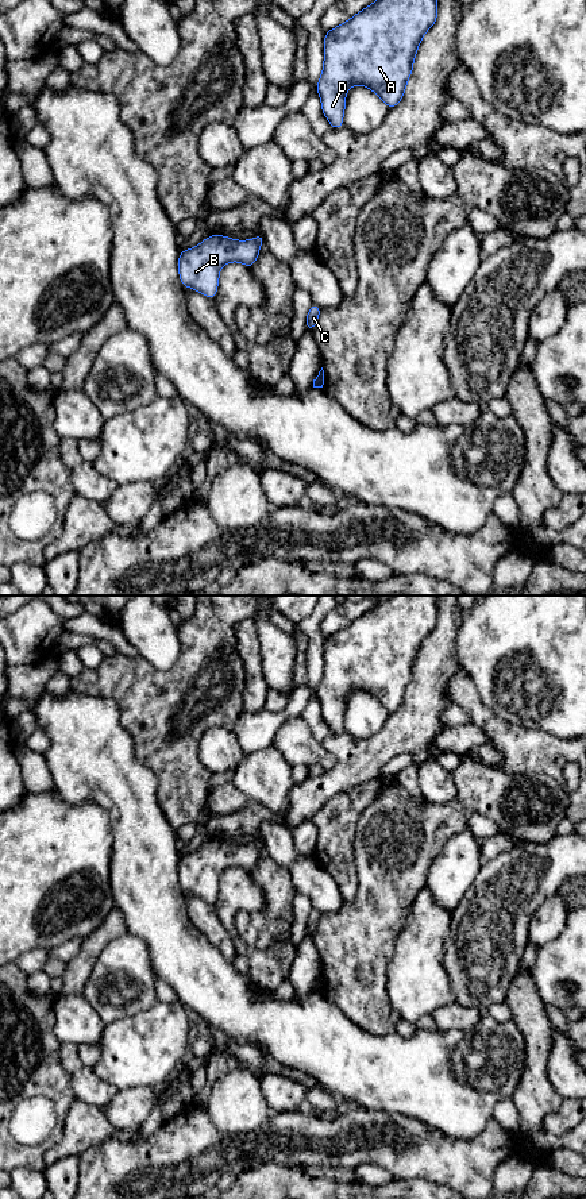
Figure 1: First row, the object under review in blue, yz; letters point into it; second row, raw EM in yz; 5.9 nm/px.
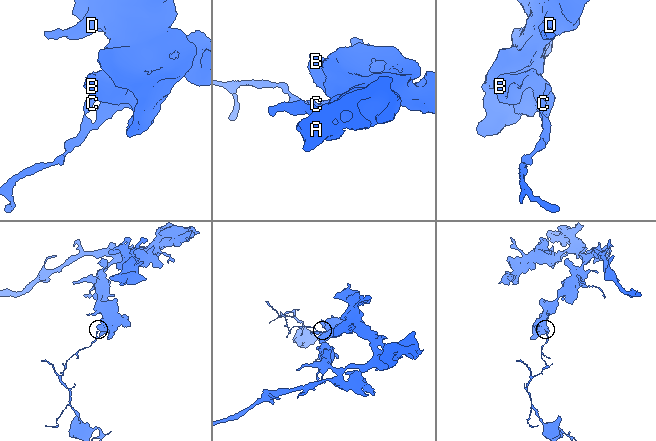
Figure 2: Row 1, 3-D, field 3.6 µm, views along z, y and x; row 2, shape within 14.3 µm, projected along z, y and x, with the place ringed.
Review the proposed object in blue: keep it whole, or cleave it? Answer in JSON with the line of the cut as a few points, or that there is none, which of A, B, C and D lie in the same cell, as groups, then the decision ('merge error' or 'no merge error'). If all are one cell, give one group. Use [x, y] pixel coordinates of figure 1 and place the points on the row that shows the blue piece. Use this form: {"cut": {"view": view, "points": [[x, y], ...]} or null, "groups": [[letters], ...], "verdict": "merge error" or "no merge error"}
{"cut": {"view": "yz", "points": [[317, 374], [322, 386]]}, "groups": [["A", "B", "D"], ["C"]], "verdict": "merge error"}

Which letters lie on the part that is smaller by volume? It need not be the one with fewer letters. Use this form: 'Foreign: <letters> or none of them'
Foreign: C

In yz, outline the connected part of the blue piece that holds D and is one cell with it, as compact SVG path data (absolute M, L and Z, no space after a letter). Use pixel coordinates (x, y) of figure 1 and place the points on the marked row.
M377 0L325 32L324 65L316 89L323 113L334 130L343 126L346 92L352 85L367 86L389 109L401 101L419 45L436 18L437 0Z

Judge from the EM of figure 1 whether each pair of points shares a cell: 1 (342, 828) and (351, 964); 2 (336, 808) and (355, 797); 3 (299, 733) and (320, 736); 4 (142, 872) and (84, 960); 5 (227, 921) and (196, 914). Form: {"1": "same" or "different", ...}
{"1": "different", "2": "same", "3": "different", "4": "different", "5": "different"}

